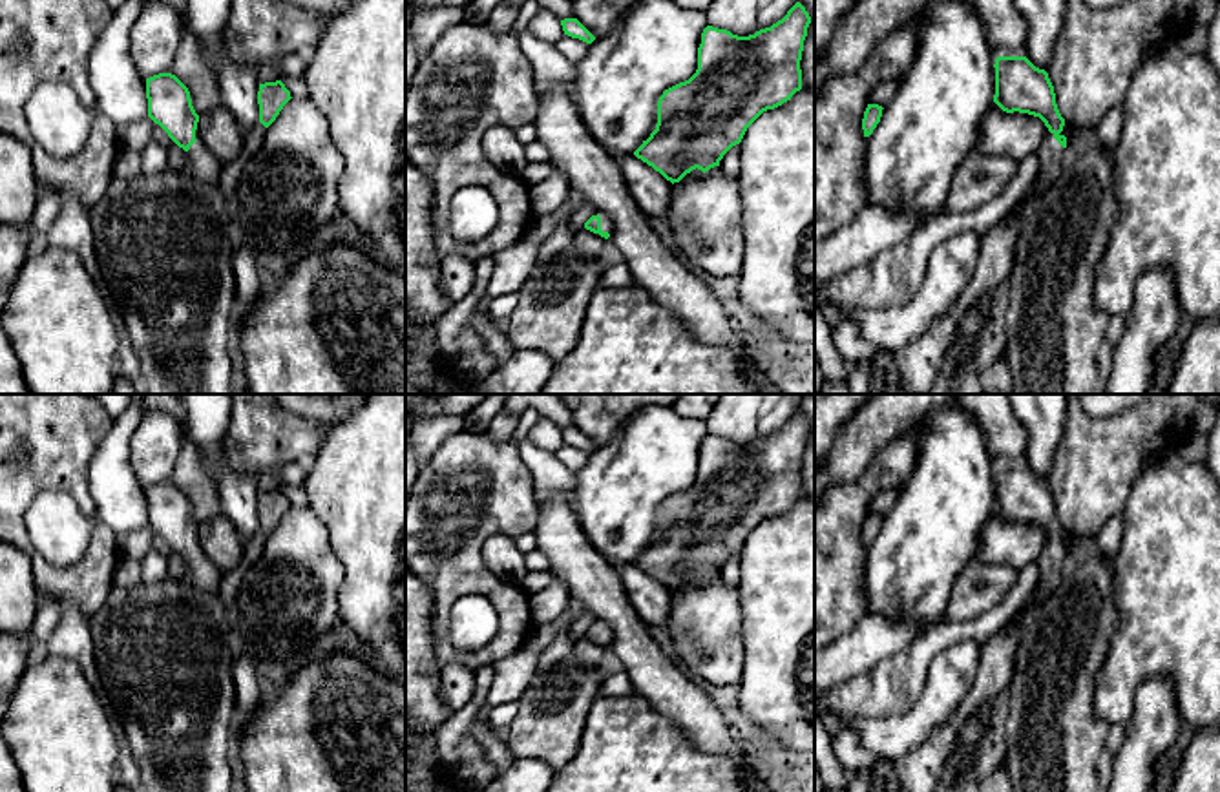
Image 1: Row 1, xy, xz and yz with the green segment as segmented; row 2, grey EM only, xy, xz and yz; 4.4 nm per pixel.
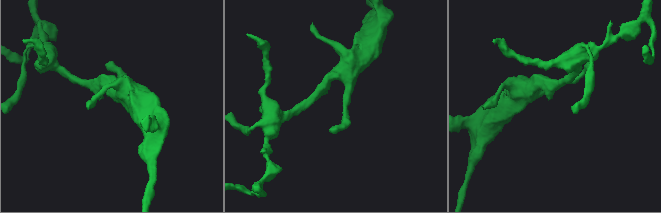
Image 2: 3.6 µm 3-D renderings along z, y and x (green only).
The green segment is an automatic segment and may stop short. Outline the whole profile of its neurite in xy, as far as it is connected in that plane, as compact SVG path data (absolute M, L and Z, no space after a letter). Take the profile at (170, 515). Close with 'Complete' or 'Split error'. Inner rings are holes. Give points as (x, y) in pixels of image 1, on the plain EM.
M172 482L146 487L148 526L186 560L186 575L205 591L219 593L223 573L195 549L199 524L188 496Z. Split error

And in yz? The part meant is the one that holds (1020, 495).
M997 465L994 476L994 511L1006 522L1019 520L1039 526L1054 544L1037 560L1039 580L1023 604L1028 624L1045 597L1057 588L1068 569L1067 546L1061 542L1065 527L1057 518L1054 495L1045 478L1036 476L1026 465Z. Split error

